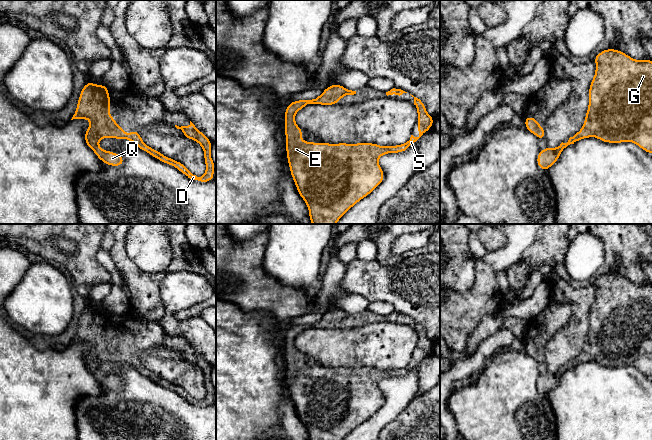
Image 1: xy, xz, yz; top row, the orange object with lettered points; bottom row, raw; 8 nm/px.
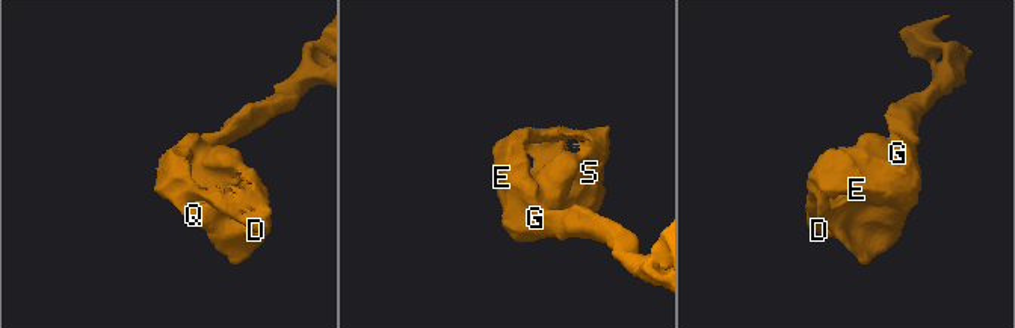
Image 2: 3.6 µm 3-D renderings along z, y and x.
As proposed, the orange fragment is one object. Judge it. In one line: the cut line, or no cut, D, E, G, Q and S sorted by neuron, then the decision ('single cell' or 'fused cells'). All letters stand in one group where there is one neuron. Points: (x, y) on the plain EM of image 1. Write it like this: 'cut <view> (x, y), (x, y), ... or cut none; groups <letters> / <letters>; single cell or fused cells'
cut none; groups D E G Q S; single cell

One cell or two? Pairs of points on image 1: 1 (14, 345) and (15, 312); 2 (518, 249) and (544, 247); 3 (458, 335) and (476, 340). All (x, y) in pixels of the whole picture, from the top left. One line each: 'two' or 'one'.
1: two
2: two
3: two

